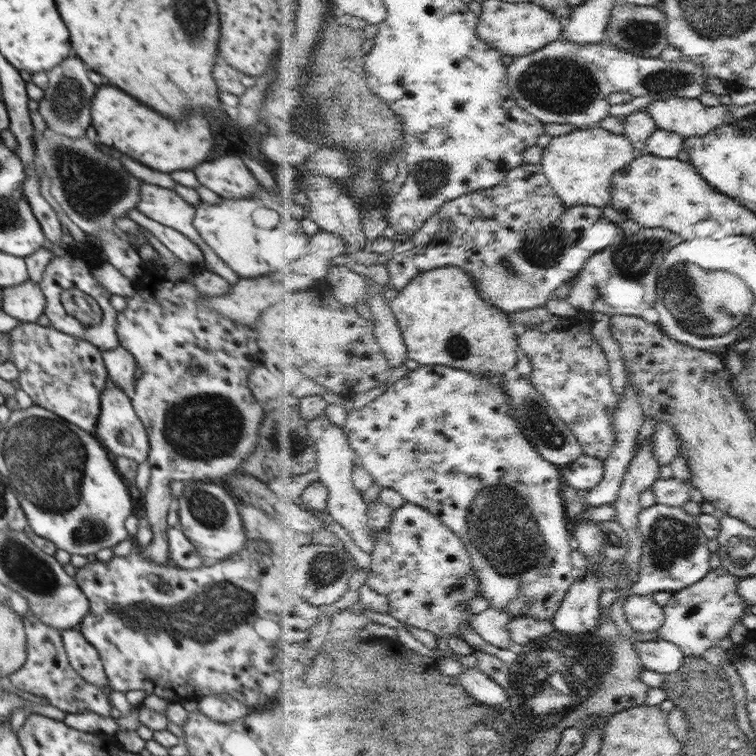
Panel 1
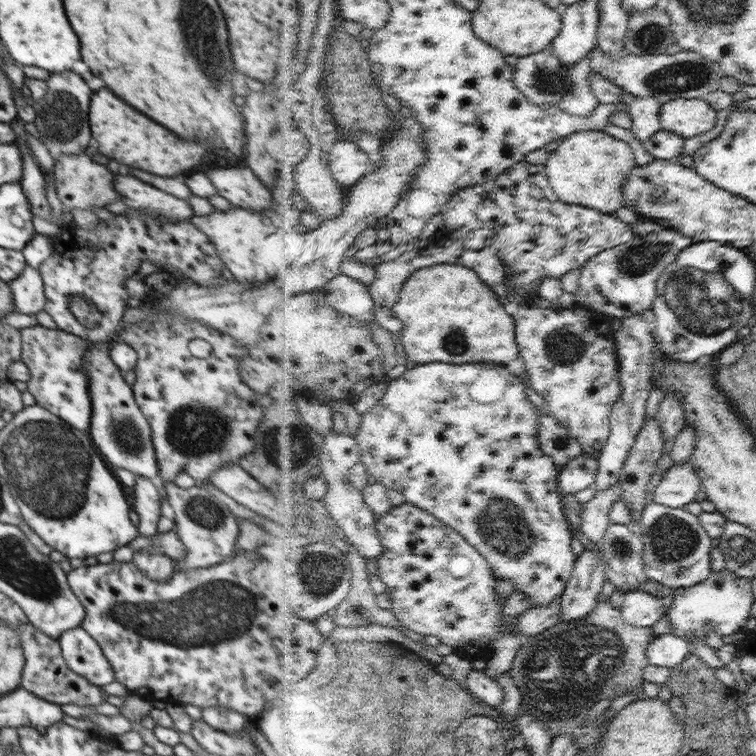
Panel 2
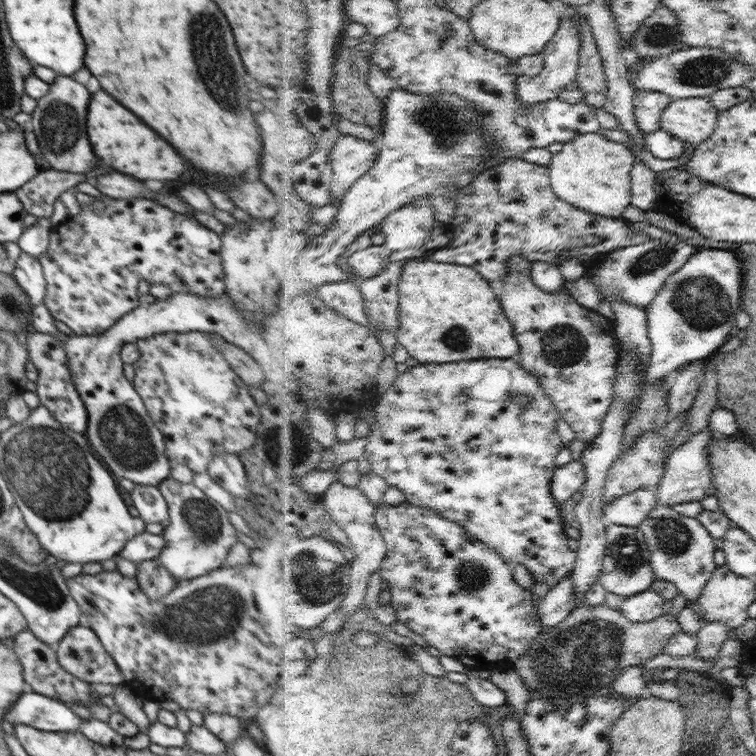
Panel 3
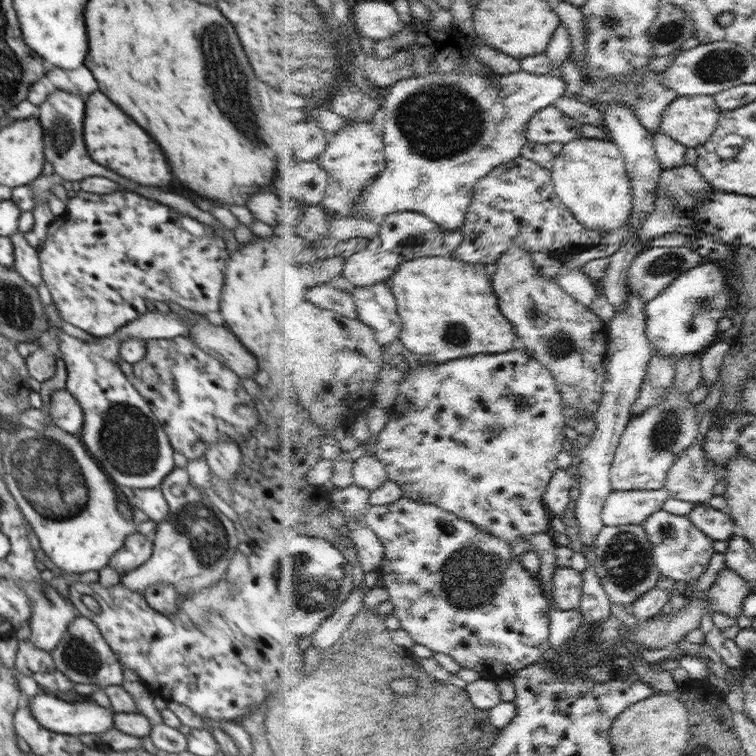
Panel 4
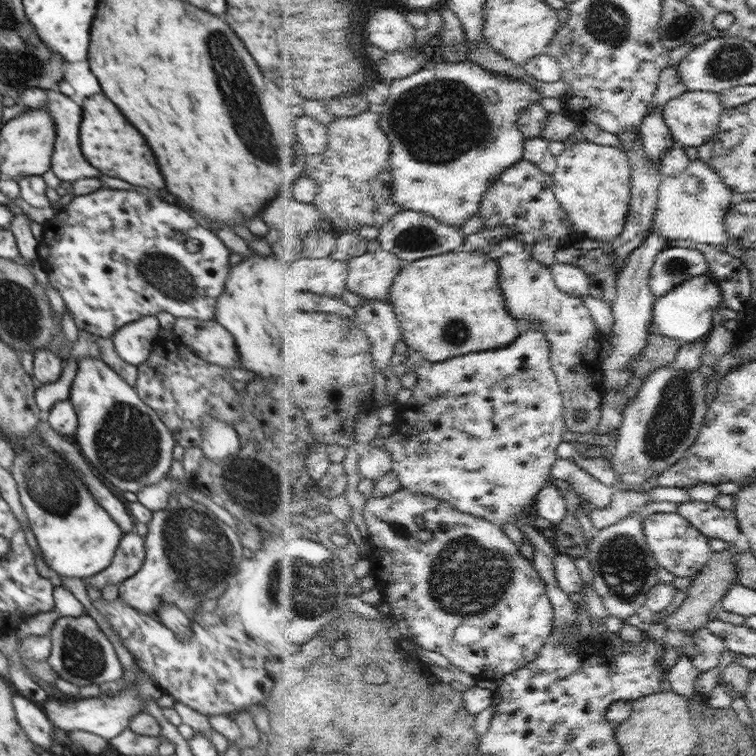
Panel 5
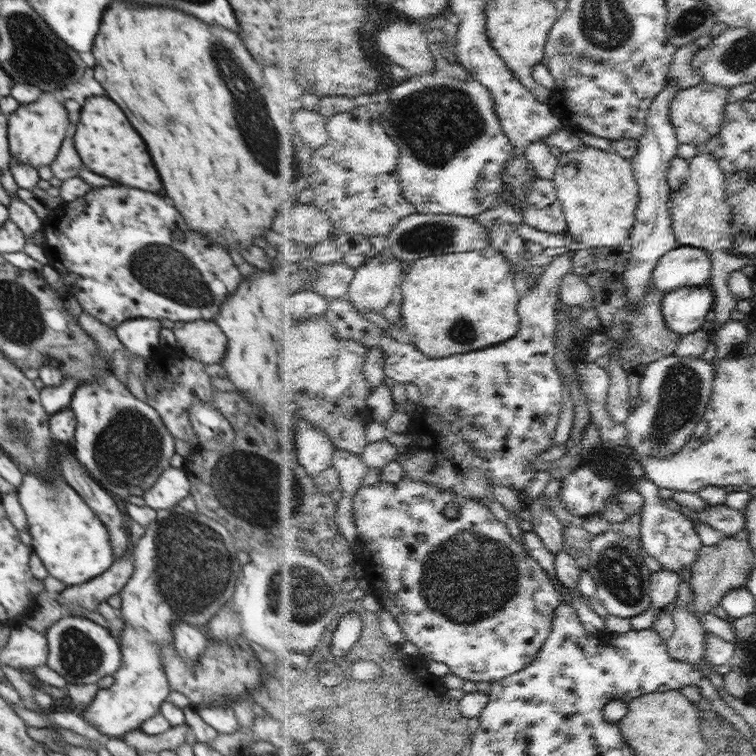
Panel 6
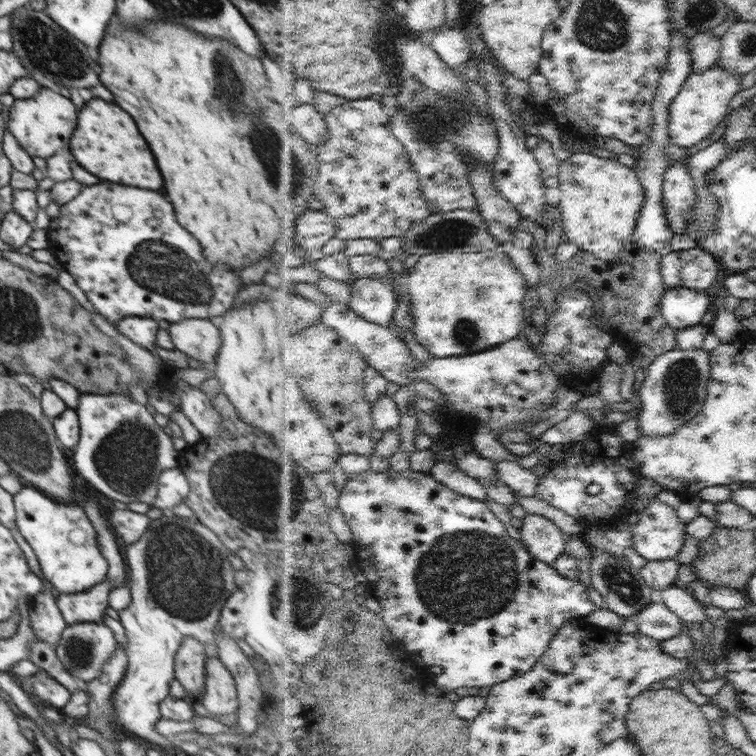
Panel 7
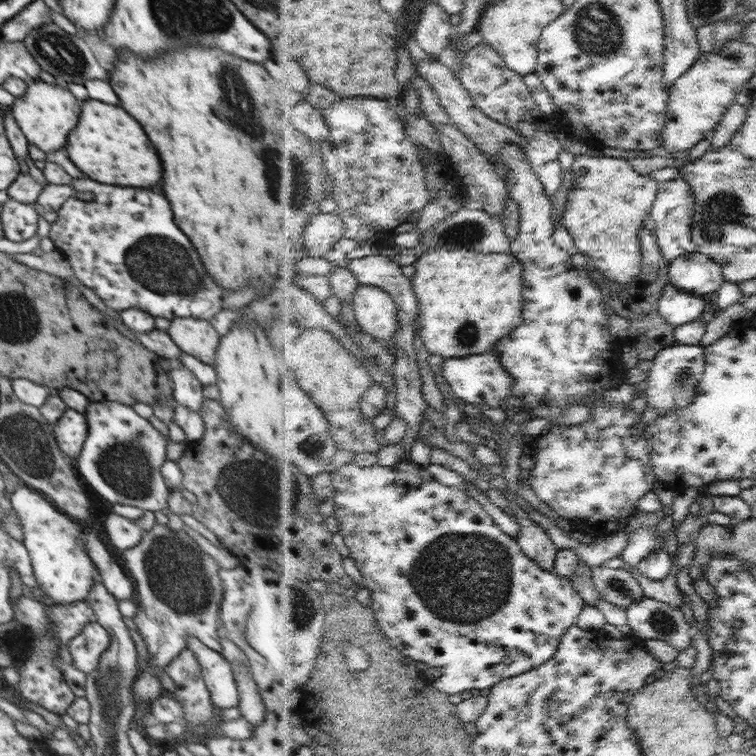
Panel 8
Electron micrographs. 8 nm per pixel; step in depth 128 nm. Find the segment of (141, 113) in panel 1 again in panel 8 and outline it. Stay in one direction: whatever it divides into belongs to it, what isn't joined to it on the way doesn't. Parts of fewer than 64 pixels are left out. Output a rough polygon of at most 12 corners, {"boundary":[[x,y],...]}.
{"boundary":[[82,104],[70,160],[96,182],[152,188],[160,158],[120,106]]}

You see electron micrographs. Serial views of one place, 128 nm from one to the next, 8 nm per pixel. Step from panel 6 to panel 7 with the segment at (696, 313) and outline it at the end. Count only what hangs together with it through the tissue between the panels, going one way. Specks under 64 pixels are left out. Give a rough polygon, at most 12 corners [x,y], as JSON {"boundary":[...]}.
{"boundary":[[669,287],[662,312],[678,331],[712,308],[705,291]]}

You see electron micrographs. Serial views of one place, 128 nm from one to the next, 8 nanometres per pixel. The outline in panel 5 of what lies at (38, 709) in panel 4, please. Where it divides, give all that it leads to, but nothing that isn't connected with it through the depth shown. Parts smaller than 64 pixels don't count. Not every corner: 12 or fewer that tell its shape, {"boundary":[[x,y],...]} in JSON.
{"boundary":[[138,667],[138,686],[118,695],[46,700],[54,727],[108,741],[164,692]]}

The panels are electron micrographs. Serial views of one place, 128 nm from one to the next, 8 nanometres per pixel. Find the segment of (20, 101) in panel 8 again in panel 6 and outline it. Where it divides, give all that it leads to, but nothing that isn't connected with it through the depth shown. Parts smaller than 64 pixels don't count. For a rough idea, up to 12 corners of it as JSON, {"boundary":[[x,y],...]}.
{"boundary":[[43,93],[7,116],[12,158],[50,167],[70,126]]}

